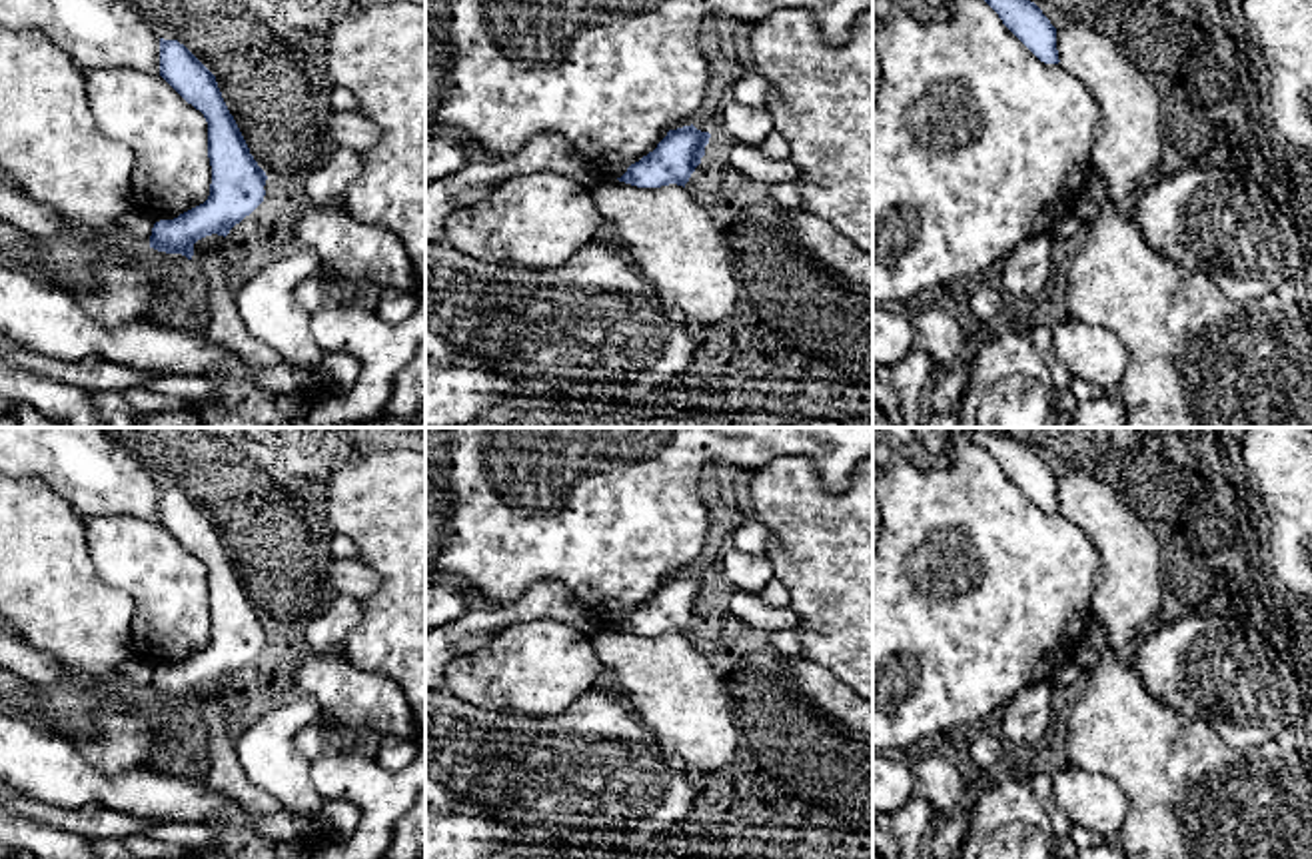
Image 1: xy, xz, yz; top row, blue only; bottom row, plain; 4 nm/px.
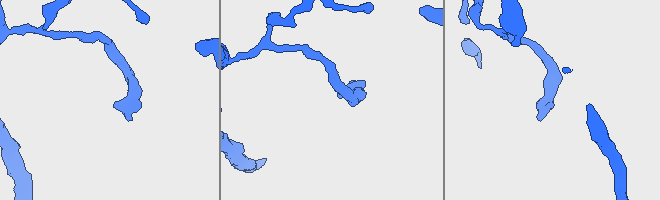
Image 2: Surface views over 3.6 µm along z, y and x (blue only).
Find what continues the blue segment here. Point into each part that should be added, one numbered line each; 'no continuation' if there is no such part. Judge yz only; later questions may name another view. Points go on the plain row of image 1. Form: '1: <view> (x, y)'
no continuation

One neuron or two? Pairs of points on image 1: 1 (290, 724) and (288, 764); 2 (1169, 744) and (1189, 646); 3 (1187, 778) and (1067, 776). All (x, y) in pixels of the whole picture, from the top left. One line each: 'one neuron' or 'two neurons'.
1: one neuron
2: two neurons
3: two neurons

